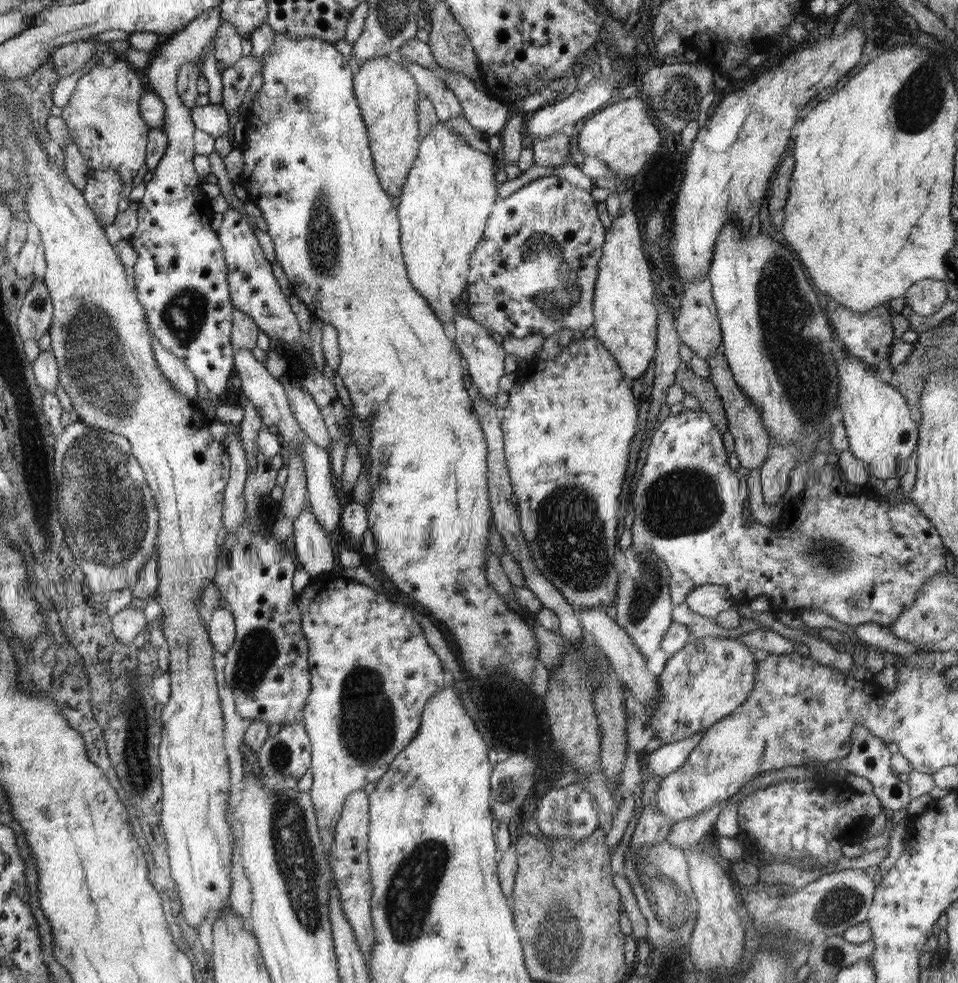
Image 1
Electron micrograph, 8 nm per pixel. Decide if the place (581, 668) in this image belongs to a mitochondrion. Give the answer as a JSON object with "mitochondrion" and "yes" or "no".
{"mitochondrion":"yes"}

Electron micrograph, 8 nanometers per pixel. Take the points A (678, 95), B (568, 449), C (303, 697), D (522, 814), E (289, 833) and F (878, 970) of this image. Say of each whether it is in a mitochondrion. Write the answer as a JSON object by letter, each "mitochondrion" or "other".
{"A":"mitochondrion","B":"other","C":"other","D":"other","E":"mitochondrion","F":"other"}

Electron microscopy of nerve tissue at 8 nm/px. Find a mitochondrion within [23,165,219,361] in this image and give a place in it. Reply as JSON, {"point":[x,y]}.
{"point":[183,314]}

